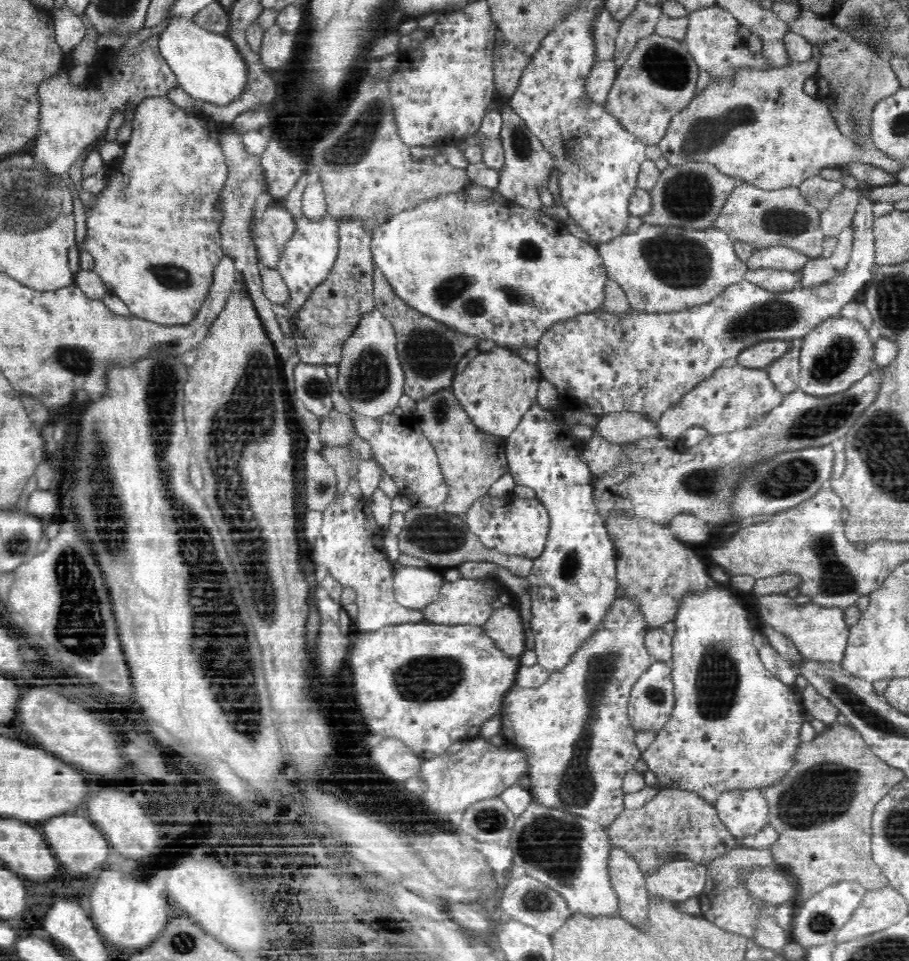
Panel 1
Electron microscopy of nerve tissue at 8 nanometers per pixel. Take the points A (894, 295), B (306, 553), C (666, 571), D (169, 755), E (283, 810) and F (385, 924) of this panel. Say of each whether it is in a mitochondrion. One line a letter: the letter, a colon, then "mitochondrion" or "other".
A: mitochondrion
B: other
C: other
D: other
E: other
F: other

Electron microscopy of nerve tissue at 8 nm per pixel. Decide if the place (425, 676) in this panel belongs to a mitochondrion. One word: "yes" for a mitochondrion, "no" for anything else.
yes

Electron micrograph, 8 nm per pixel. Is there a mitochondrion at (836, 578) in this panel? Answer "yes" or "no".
yes

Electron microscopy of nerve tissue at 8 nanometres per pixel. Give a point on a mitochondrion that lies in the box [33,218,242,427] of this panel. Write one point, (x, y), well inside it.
(75, 360)

